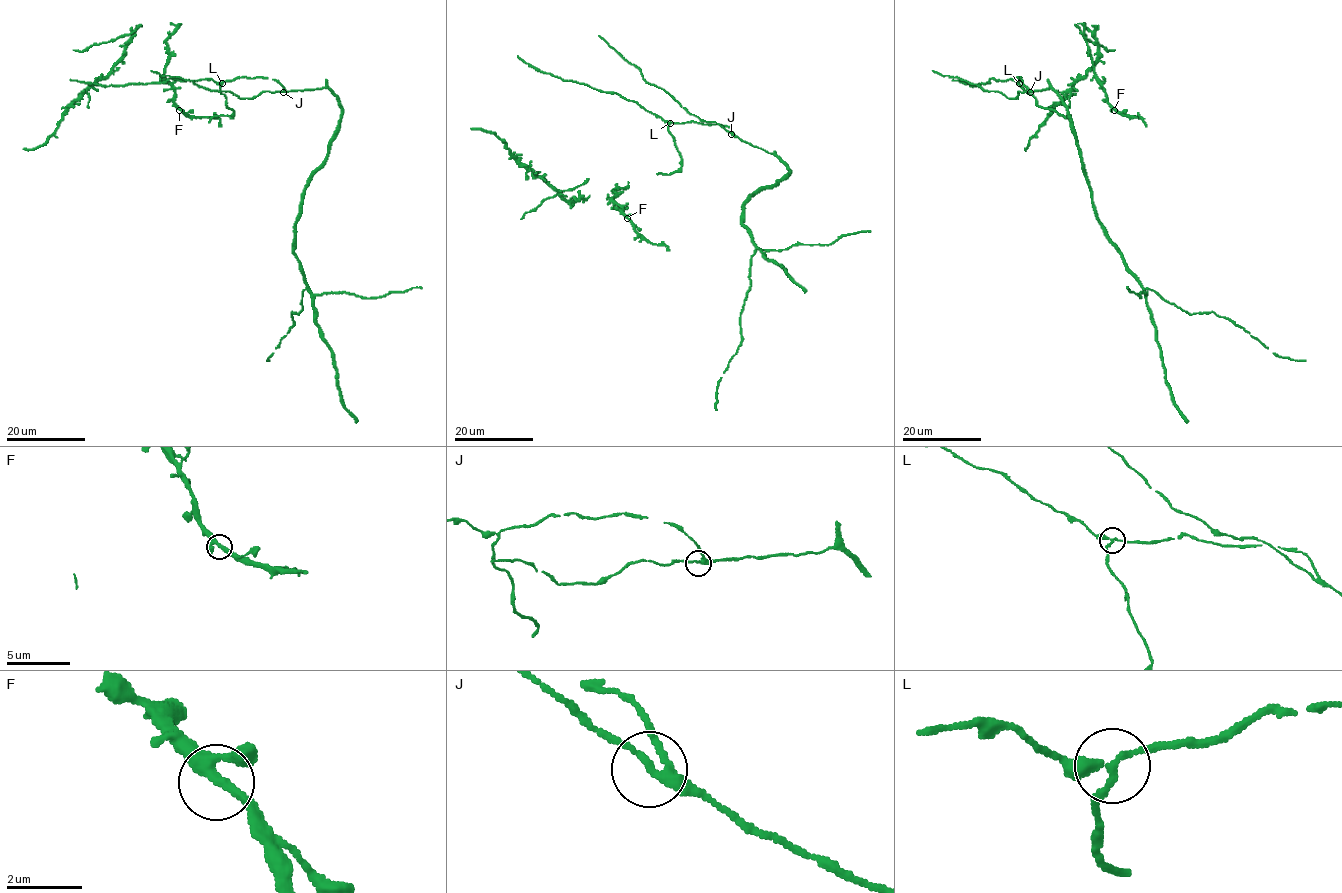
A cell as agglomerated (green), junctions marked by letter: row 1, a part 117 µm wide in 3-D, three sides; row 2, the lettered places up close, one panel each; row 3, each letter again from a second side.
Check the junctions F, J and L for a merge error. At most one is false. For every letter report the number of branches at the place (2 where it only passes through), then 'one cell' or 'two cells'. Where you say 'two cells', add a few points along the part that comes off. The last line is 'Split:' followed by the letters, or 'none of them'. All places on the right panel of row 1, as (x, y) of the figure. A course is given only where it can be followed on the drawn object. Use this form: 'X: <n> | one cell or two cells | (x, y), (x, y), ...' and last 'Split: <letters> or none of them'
F: 3 | one cell
J: 3 | one cell
L: 3 | two cells | (1019, 83), (1038, 106), (1065, 117), (1071, 116), (1070, 122)
Split: L

